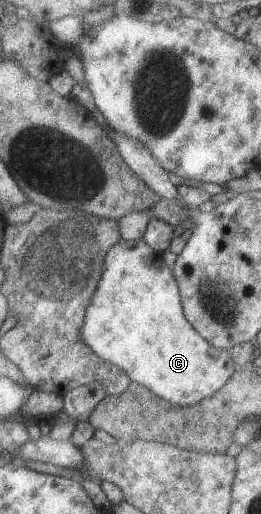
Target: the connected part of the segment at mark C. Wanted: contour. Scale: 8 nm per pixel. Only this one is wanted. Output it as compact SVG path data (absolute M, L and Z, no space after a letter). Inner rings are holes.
M122 238L111 251L108 252L107 259L105 259L106 269L104 275L101 277L99 287L97 287L96 294L93 295L92 304L87 310L85 315L84 327L82 328L82 335L84 339L89 343L89 346L99 355L102 359L116 364L119 368L122 368L125 374L131 377L132 382L138 382L145 385L151 393L156 393L162 399L168 400L170 403L179 407L187 407L189 405L196 405L201 401L209 398L211 395L215 395L217 391L220 391L232 376L239 370L232 351L219 350L214 347L204 336L201 336L200 332L193 326L193 323L188 319L188 316L184 311L184 304L182 303L182 294L180 291L180 284L177 282L176 276L173 271L163 260L163 254L153 248L144 238L136 241L128 241Z

